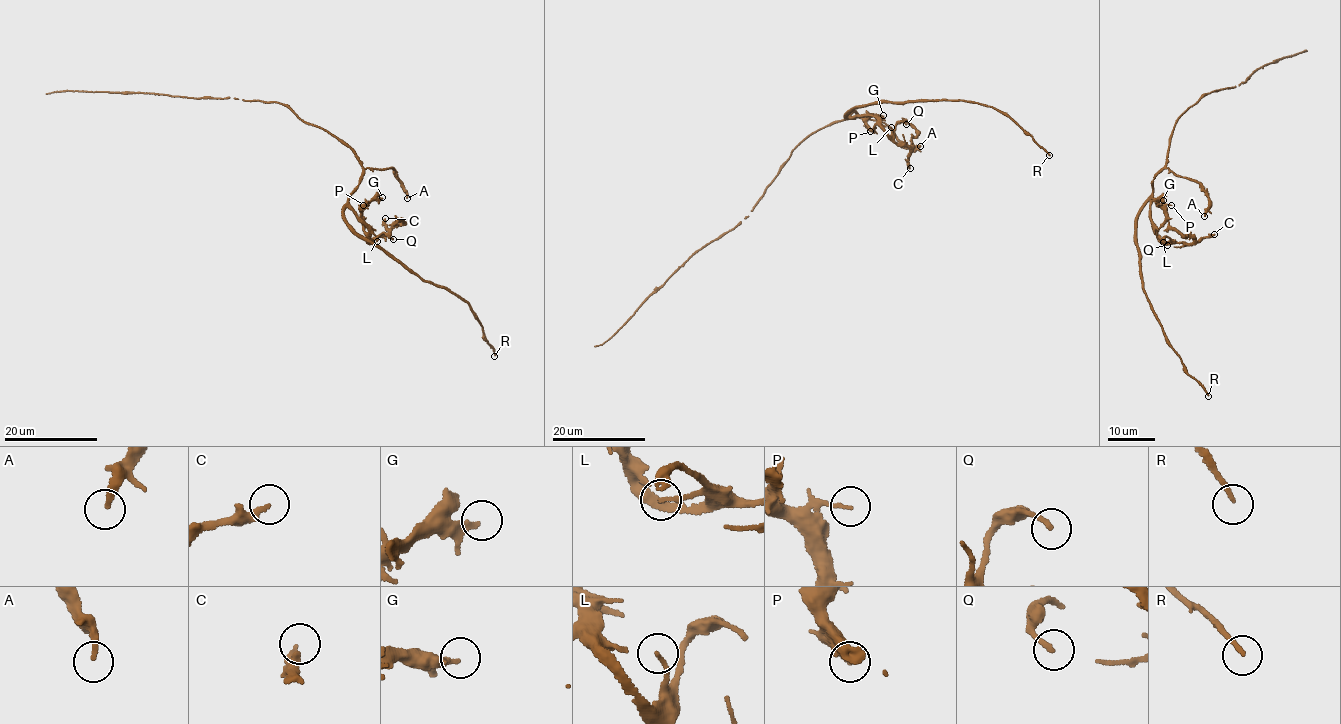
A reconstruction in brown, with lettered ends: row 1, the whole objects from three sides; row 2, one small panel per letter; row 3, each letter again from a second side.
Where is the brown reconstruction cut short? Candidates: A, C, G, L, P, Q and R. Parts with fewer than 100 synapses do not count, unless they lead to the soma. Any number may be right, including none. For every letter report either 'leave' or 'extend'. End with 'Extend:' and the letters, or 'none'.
A: leave
C: leave
G: leave
L: leave
P: leave
Q: leave
R: leave
Extend: none

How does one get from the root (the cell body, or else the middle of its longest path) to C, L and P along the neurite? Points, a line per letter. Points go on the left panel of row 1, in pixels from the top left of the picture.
C: (344, 142), (363, 168), (348, 207), (367, 228), (369, 243), (387, 234), (383, 223), (385, 218)
L: (344, 142), (363, 172), (348, 207), (367, 228), (367, 240), (377, 241)
P: (344, 142), (363, 172), (348, 207), (368, 233), (361, 218), (363, 205)

